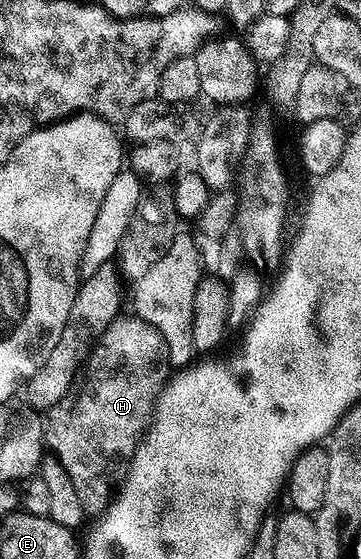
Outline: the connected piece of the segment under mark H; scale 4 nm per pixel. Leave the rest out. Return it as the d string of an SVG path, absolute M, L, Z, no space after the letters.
M135 314L125 315L118 315L111 326L103 330L89 351L89 356L83 361L71 390L67 390L67 394L63 394L55 406L48 408L44 421L45 443L71 474L75 494L79 494L79 502L83 502L83 510L89 518L100 516L109 507L109 501L113 499L115 489L129 467L129 459L135 454L137 443L149 427L149 417L153 414L159 394L165 389L171 375L169 351L165 349L159 330Z

